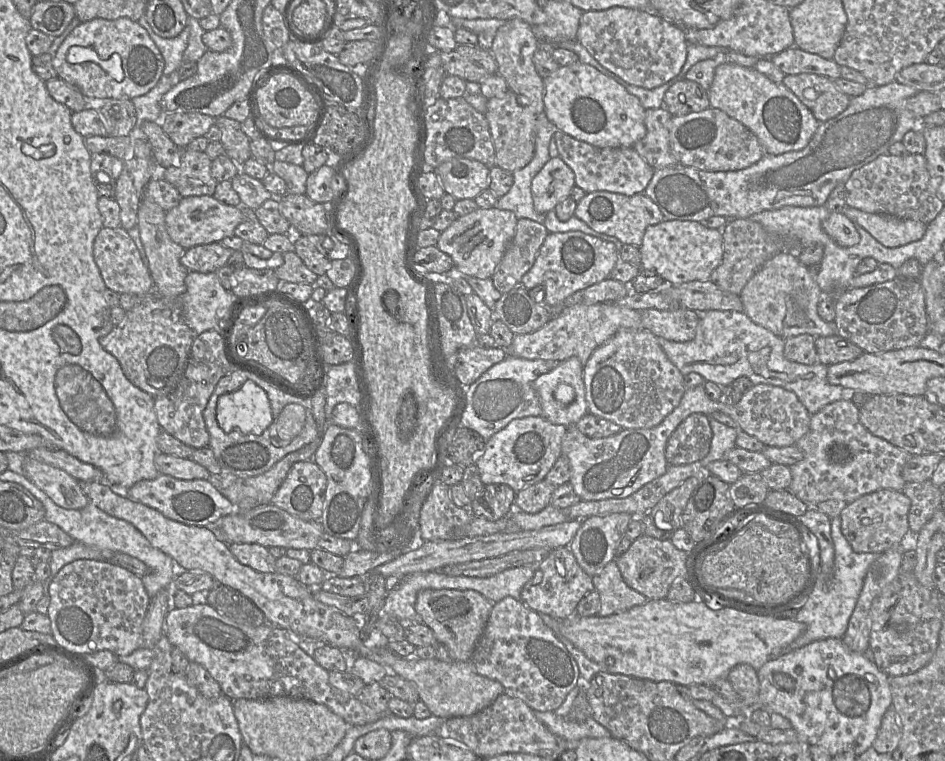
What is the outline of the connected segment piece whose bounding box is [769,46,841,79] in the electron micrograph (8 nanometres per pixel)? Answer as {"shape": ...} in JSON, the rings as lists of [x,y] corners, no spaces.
{"shape":[[[797,46],[787,48],[769,58],[785,75],[812,73],[830,79],[841,77],[840,66],[833,59],[825,59]]]}

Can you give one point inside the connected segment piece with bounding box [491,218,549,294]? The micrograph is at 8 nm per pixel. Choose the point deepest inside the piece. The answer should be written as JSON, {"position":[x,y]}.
{"position":[519,257]}

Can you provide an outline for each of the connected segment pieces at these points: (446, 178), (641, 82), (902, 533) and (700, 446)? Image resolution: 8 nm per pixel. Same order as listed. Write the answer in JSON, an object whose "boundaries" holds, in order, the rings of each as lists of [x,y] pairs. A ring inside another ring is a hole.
{"boundaries":[[[[466,158],[451,159],[434,169],[445,193],[456,200],[473,199],[489,188],[489,168]]],[[[626,7],[583,12],[576,39],[604,68],[627,83],[646,89],[661,86],[676,77],[687,57],[683,29],[655,13]]],[[[881,489],[865,494],[841,511],[841,532],[856,553],[880,554],[899,545],[903,552],[914,550],[916,535],[911,533],[908,524],[910,506],[910,499],[902,491]]],[[[693,413],[668,438],[665,458],[669,465],[685,465],[702,460],[710,450],[712,431],[709,416]]]]}

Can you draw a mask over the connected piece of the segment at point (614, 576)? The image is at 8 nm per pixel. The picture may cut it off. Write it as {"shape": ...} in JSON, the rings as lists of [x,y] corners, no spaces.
{"shape":[[[615,560],[592,576],[594,587],[600,597],[598,616],[609,616],[645,604],[649,599],[630,588],[623,580]]]}

